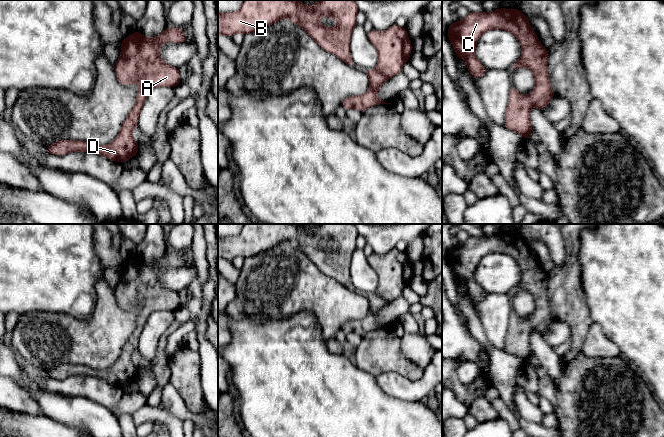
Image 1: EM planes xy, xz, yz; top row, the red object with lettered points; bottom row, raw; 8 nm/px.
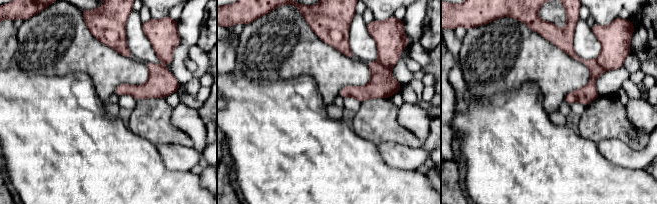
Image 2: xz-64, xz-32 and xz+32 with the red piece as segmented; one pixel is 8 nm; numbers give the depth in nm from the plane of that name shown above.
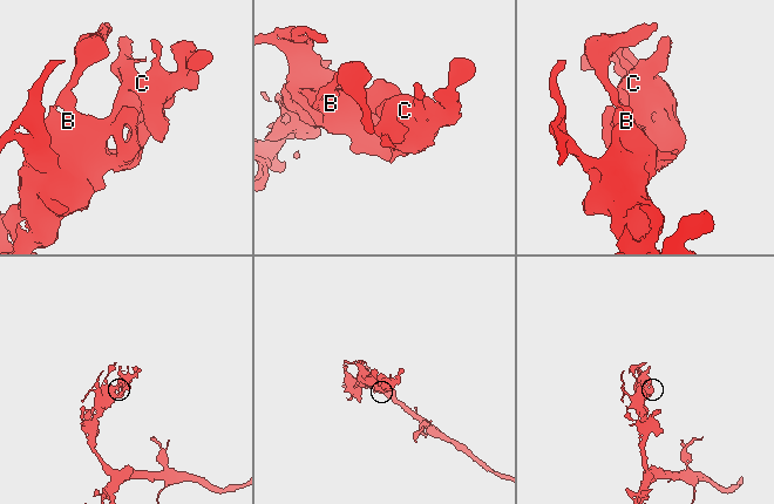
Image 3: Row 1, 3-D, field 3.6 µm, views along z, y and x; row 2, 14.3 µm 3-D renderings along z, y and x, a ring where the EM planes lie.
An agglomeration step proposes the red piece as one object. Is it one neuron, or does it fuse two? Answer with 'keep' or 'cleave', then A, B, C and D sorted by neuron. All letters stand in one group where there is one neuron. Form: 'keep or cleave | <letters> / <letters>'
keep | A B C D

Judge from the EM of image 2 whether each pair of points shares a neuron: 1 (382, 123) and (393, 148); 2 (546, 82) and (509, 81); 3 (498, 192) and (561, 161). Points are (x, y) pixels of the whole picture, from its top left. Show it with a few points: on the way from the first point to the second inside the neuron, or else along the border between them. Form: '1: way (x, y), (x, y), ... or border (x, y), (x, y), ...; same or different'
1: border (378, 144), (398, 142), (413, 148); different
2: way (537, 76), (518, 76); same
3: way (514, 177), (545, 177); same

